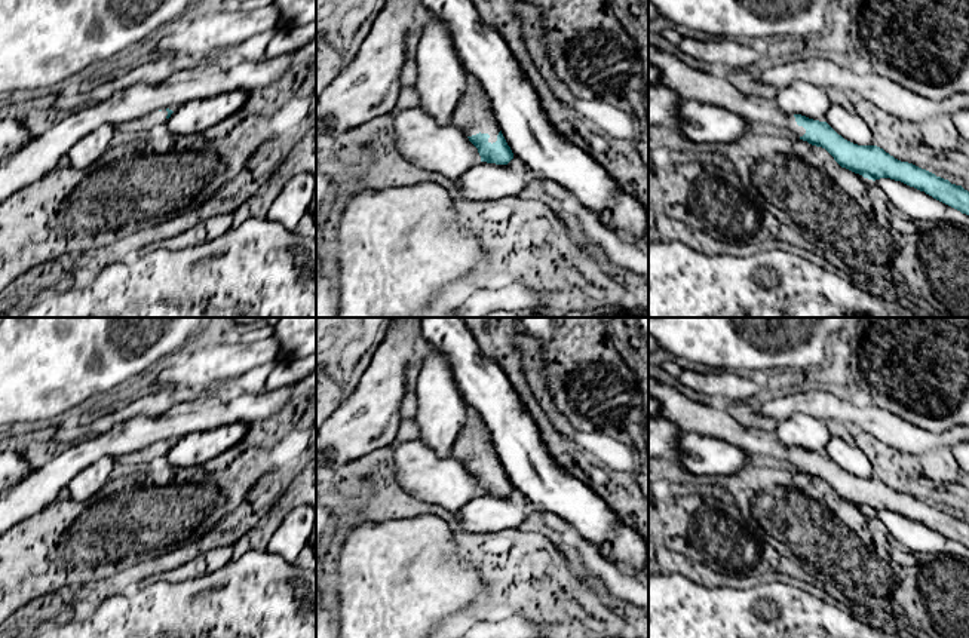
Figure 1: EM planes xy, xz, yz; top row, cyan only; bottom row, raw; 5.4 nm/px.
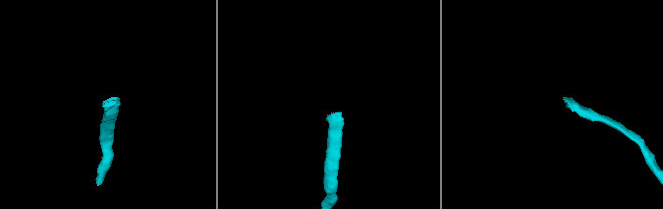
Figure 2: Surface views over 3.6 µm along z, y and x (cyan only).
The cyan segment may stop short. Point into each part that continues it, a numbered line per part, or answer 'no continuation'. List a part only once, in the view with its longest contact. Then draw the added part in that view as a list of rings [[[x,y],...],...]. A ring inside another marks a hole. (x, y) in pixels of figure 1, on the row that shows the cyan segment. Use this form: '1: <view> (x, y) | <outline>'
1: xz (474, 113) | [[[475,76],[466,83],[463,96],[460,98],[451,123],[460,128],[466,137],[476,134],[488,134],[488,142],[496,142],[500,132],[499,122],[493,111],[493,102],[484,86]]]

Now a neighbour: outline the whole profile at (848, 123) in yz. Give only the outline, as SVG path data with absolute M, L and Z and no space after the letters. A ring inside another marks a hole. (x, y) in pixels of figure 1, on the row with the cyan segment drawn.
M831 102L827 120L838 135L858 145L874 145L870 126L852 108Z

